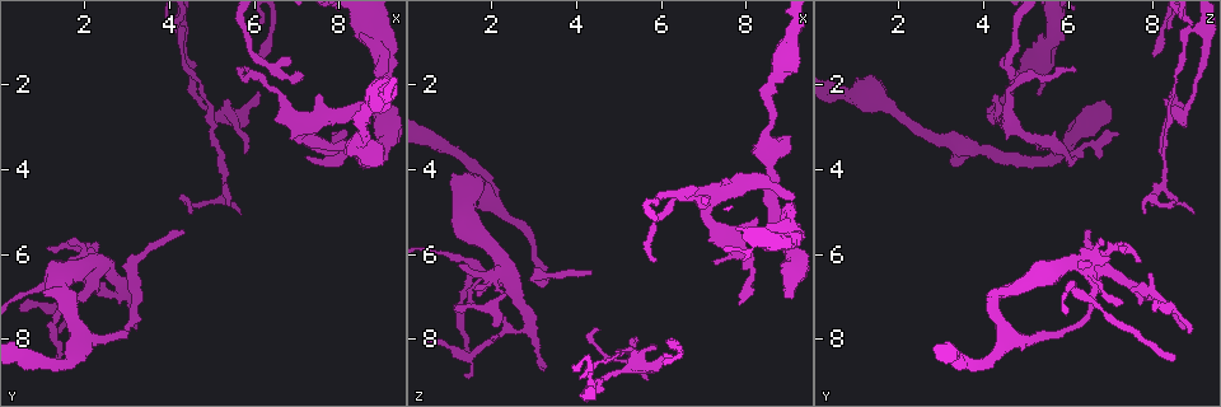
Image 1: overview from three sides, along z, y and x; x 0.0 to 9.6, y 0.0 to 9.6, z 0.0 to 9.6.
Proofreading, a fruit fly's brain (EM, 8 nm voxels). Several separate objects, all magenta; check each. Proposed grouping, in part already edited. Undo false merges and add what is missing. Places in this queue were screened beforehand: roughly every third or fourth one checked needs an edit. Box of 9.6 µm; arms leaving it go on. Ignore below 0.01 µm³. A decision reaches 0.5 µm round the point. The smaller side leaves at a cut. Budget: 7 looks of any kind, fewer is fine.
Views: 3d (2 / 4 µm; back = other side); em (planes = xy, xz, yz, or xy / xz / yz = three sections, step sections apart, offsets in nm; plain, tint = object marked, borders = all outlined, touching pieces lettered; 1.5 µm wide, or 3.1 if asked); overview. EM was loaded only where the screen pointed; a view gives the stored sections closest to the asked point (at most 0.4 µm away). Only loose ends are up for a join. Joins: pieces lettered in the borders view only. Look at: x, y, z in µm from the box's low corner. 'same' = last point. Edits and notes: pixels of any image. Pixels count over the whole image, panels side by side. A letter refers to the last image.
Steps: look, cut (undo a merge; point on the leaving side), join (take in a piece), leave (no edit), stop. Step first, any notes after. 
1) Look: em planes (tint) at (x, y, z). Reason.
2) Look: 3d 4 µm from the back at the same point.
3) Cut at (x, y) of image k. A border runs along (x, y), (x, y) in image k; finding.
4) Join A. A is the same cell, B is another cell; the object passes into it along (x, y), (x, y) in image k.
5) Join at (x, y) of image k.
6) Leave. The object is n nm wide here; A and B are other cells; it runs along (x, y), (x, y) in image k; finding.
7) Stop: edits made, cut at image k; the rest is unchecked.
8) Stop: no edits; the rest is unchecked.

Look: em planes (borders) at (4.20, 0.70, 8.80). Four arms meet.

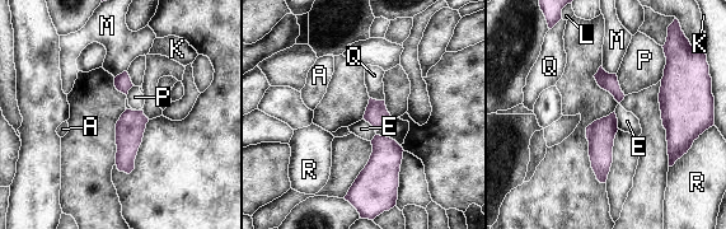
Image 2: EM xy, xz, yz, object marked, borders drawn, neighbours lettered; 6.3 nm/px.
Leave. The object is 150 nm wide here; A, E, K, L, M, P, Q and R are other cells; a border runs along (614, 111), (619, 129) in image 2; continuous, no second cell.

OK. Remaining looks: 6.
Look: em planes (borders) at (5.35, 4.85, 7.95). Tapers out.

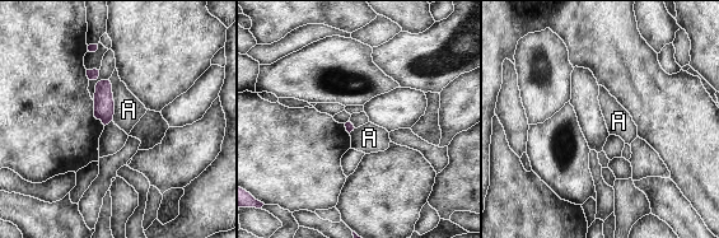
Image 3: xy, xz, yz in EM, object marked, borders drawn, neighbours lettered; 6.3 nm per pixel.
Leave. A is another cell; a border runs along (108, 79), (112, 87), (112, 120) in image 3; no lettered piece goes on from it.

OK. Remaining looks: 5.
Look: em xy step 4 (borders) at (2.85, 6.90, 7.75). Three arms meet.

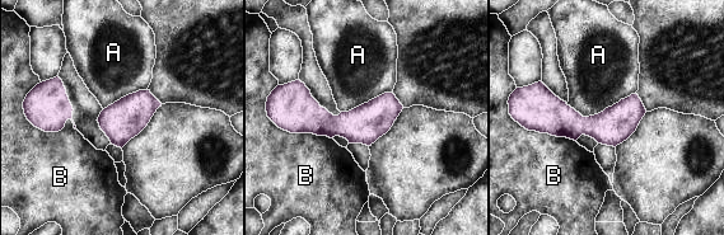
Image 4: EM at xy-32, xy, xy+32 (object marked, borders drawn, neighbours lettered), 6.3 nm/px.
Leave. A and B are other cells; a border runs along (635, 93), (588, 116), (565, 103) in image 4; one cell here.

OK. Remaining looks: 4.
Stop: no edits; the rest is unchecked.

